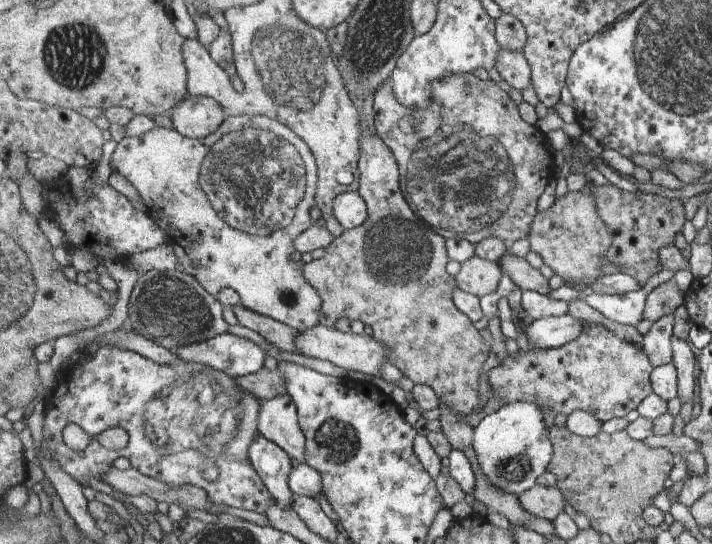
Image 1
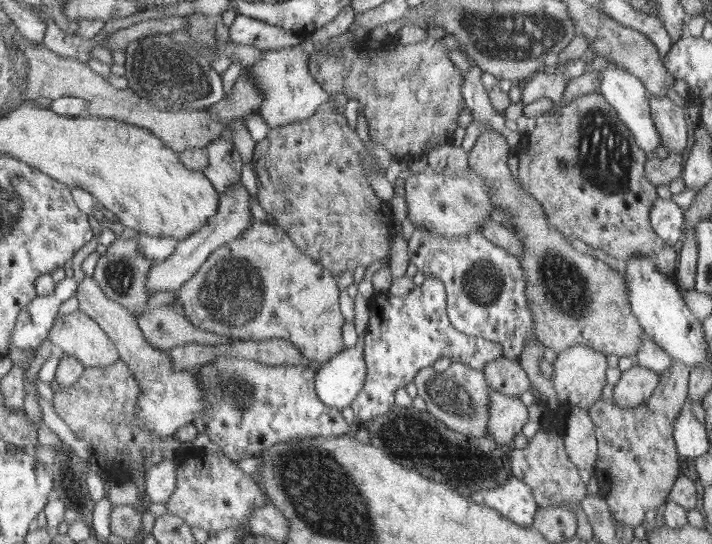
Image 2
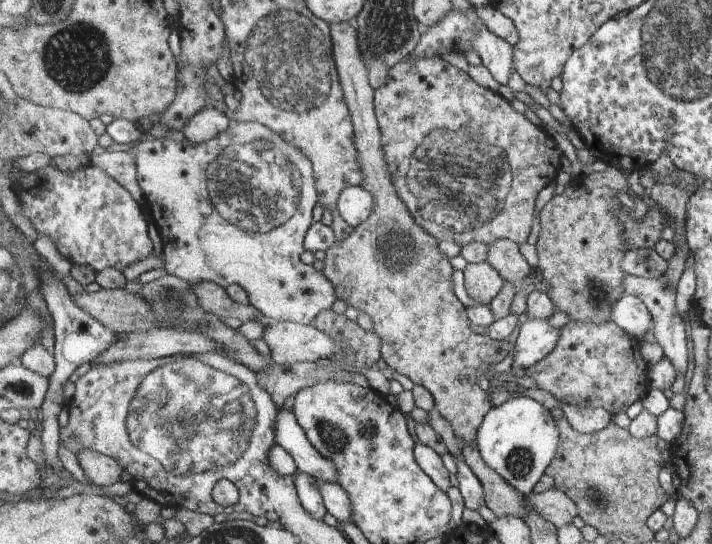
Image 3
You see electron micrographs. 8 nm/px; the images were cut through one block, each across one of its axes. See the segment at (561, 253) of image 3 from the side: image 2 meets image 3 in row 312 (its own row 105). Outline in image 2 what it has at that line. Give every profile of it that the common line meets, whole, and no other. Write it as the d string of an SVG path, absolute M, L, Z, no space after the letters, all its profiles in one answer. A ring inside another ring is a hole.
M597 90L575 97L568 104L563 107L554 107L551 111L546 114L542 114L537 118L535 126L527 133L521 135L521 139L518 145L518 156L520 157L519 164L519 178L521 184L524 186L527 192L531 193L543 206L547 218L549 218L549 224L555 227L559 232L562 232L565 236L574 236L581 238L583 242L587 242L589 246L593 246L596 250L601 250L603 253L614 257L620 264L627 263L631 257L635 255L647 255L651 257L657 264L661 274L666 274L672 277L676 277L678 272L678 263L680 259L679 247L673 245L662 239L658 235L658 232L654 229L654 226L650 220L650 212L657 202L657 190L655 186L650 182L649 177L646 176L646 164L649 156L643 151L643 148L639 147L639 144L634 136L634 132L619 118L618 110L607 102L607 99ZM553 112L561 112L561 118L557 118L557 128L567 128L567 132L563 132L565 138L559 138L559 130L555 134L555 128L553 128ZM555 146L561 146L563 150L561 152L547 152L547 148L555 148Z

